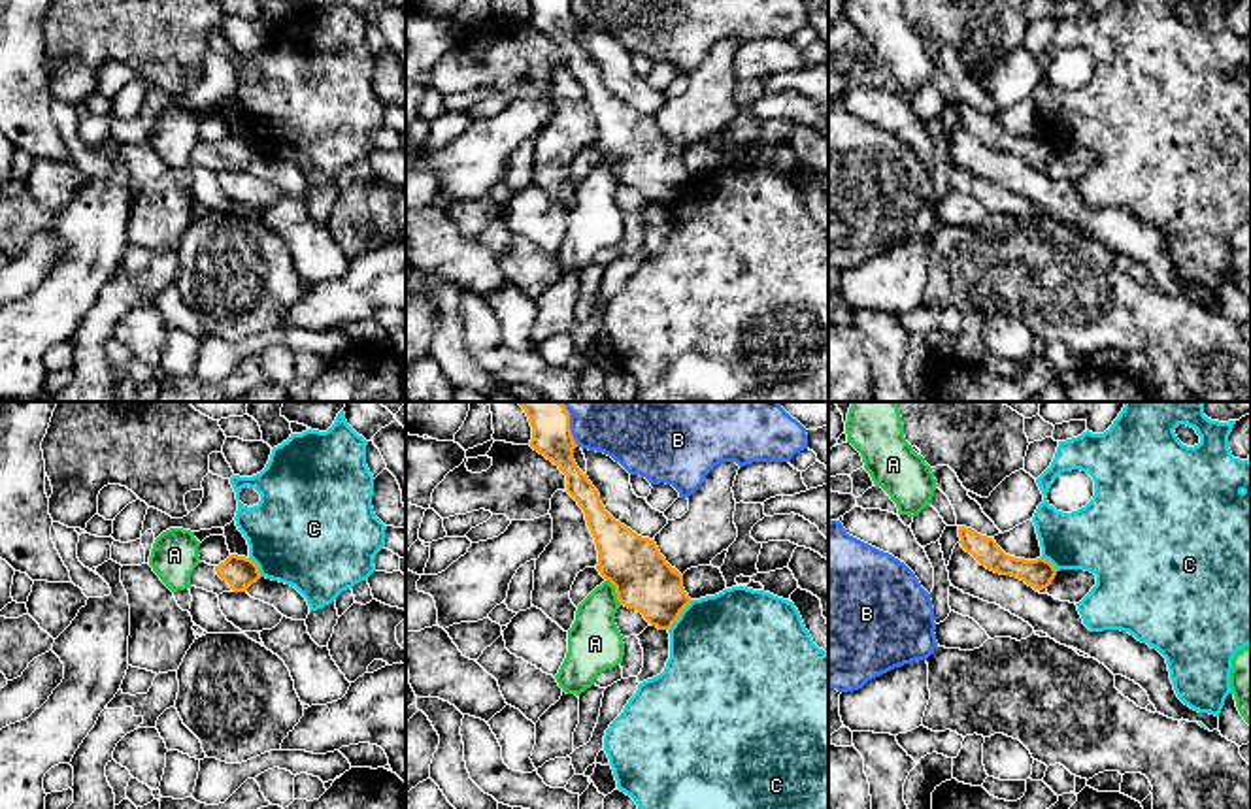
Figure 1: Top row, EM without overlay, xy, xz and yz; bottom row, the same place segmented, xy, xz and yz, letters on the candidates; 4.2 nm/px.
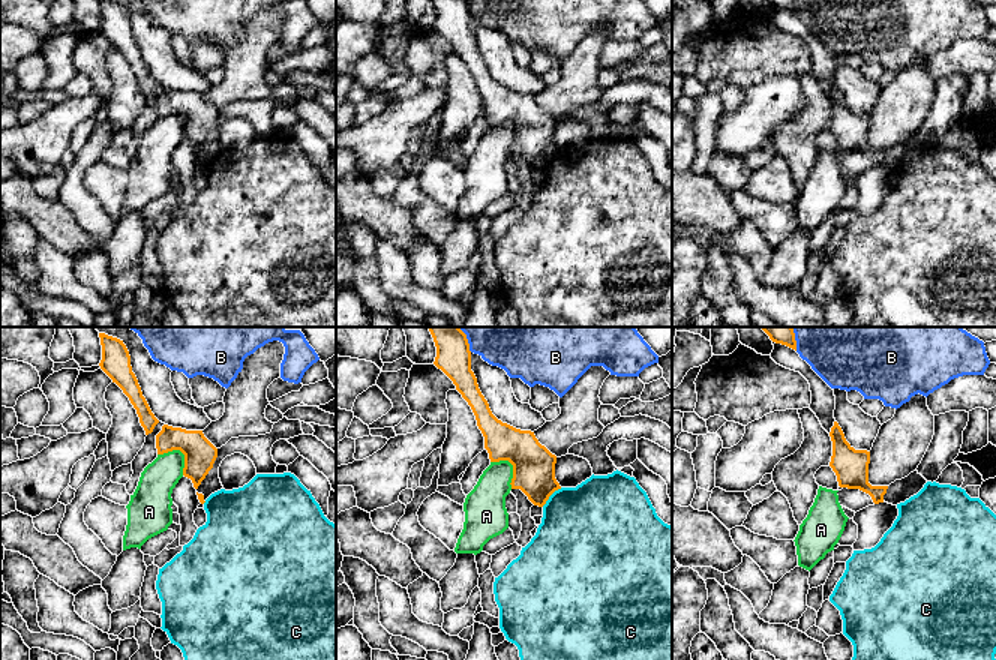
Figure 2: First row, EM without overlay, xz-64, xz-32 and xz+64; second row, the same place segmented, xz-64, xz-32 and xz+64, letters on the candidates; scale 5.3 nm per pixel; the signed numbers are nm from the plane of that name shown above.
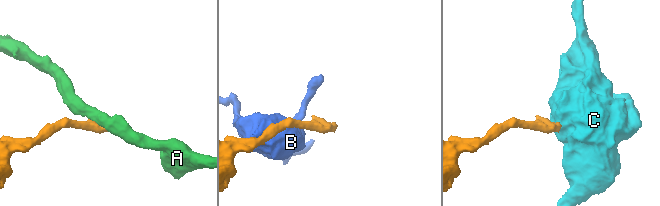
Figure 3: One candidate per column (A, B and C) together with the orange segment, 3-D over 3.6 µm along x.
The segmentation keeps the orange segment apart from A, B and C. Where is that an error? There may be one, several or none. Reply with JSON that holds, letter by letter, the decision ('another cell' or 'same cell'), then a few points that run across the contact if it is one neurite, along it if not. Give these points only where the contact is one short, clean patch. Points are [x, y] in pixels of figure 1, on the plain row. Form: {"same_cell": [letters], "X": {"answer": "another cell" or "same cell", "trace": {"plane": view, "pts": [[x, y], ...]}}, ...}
{"same_cell": [], "A": {"answer": "another cell"}, "B": {"answer": "another cell"}, "C": {"answer": "another cell", "trace": {"plane": "xz", "pts": [[691, 178], [668, 208]]}}}

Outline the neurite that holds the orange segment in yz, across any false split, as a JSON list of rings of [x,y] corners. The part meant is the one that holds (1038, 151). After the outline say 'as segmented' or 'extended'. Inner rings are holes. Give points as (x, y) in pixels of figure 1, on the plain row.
[[[959,104],[960,124],[987,147],[1025,158],[1034,168],[1043,168],[1057,153],[1055,143],[1045,136],[1025,138],[1006,132],[992,115],[972,106]]]; as segmented

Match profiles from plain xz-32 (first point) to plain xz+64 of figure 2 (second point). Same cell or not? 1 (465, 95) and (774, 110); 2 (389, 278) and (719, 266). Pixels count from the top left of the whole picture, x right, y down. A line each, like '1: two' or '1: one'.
1: two
2: two

